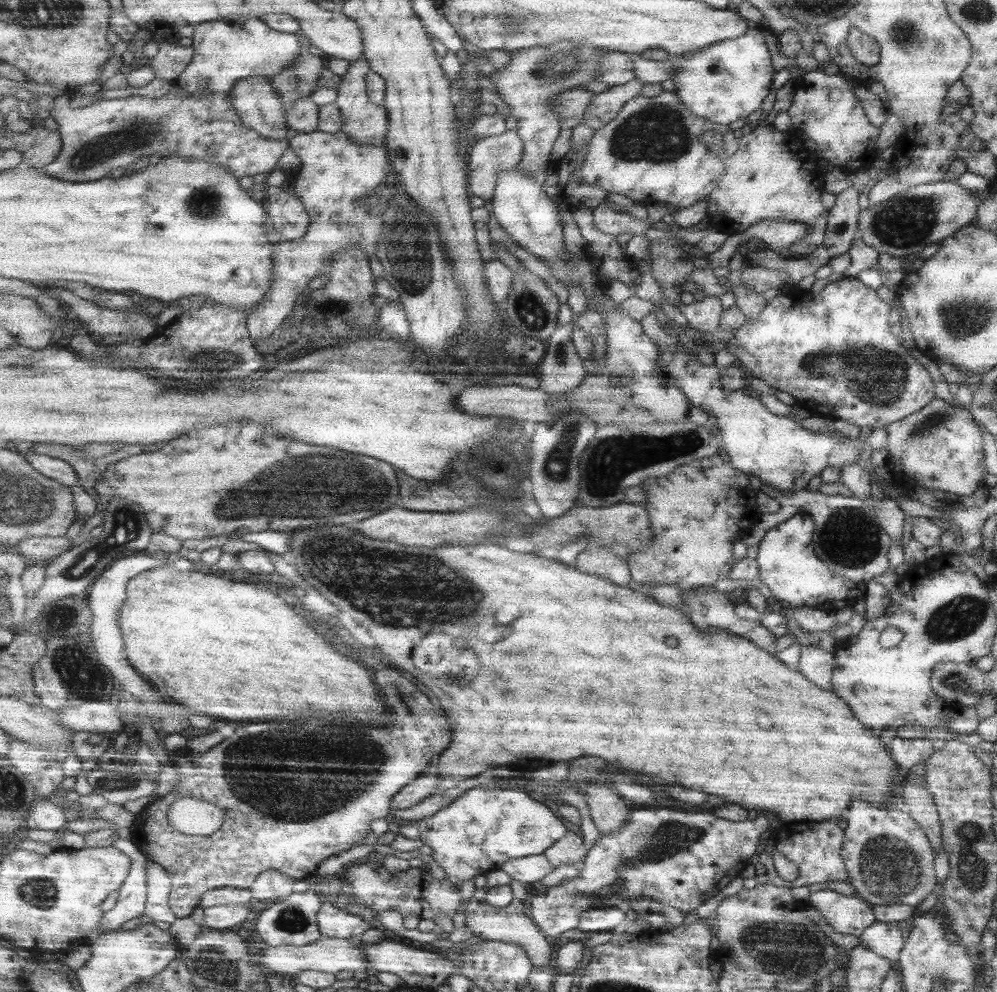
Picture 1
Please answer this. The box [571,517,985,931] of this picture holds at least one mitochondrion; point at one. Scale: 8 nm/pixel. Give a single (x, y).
(888, 866)

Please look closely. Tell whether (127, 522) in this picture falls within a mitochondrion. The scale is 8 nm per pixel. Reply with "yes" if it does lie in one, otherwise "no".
yes

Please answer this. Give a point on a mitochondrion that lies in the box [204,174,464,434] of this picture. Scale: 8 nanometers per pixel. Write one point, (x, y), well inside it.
(412, 265)

